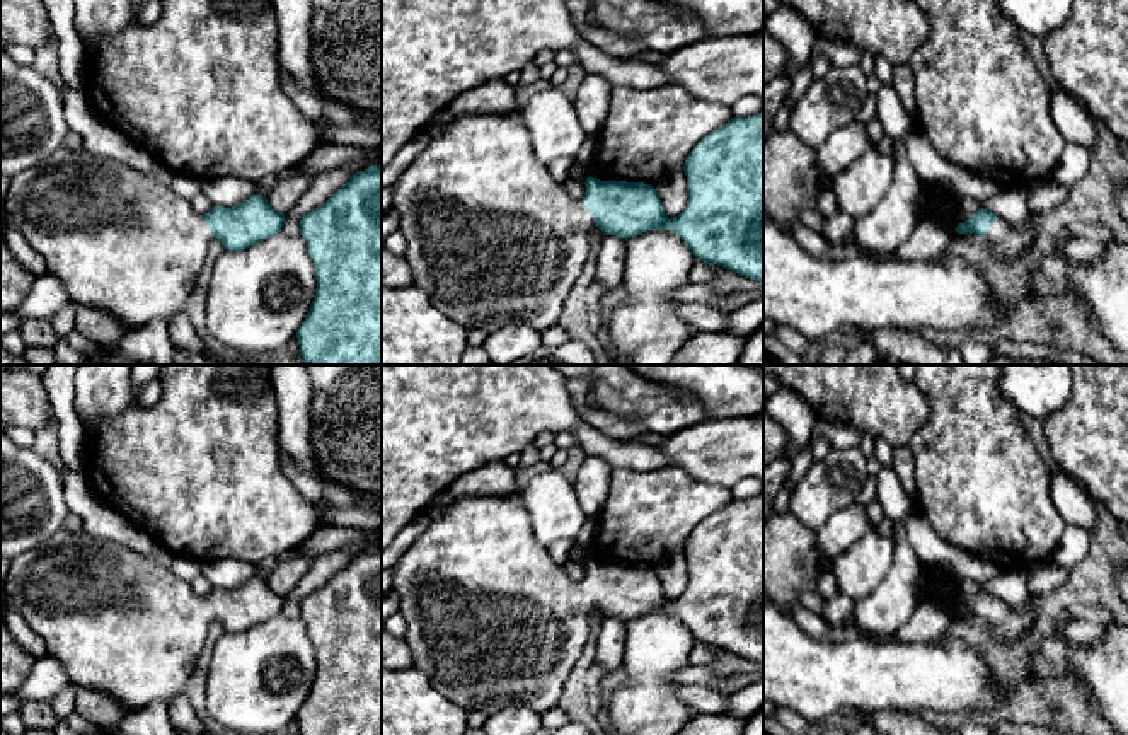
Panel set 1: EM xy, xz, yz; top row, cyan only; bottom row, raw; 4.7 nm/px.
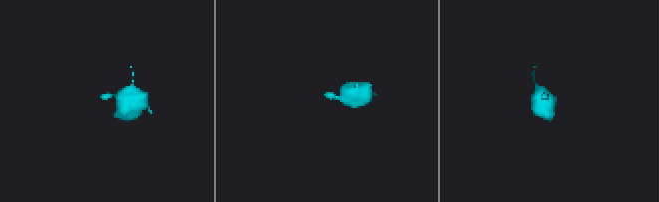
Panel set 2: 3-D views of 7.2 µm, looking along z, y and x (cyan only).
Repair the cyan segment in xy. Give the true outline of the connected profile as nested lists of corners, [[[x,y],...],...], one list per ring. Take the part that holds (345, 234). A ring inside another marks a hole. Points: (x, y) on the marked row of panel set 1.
[[[382,164],[356,172],[329,200],[300,220],[300,235],[315,264],[315,297],[296,331],[307,365],[382,365]]]

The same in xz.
[[[520,109],[506,114],[469,113],[455,116],[455,121],[443,133],[431,138],[428,147],[417,155],[417,159],[400,172],[397,181],[392,184],[392,210],[397,213],[399,230],[407,239],[407,251],[404,258],[409,261],[412,269],[412,285],[424,290],[433,304],[446,317],[467,329],[481,329],[487,334],[509,324],[527,324],[532,329],[544,333],[559,322],[571,288],[574,286],[586,259],[590,258],[590,230],[595,225],[603,232],[603,235],[617,235],[625,240],[653,229],[675,232],[699,261],[722,266],[745,278],[763,283],[763,111],[748,118],[731,118],[728,124],[702,138],[702,142],[688,153],[683,164],[683,172],[687,176],[688,200],[683,211],[675,218],[668,218],[665,215],[663,203],[651,184],[600,181],[590,176],[584,182],[584,196],[581,200],[574,200],[569,196],[566,188],[549,174],[549,169],[542,165],[535,157],[533,142],[523,123]]]

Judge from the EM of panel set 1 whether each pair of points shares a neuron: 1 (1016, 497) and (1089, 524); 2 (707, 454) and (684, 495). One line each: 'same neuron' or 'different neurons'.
1: different neurons
2: different neurons

